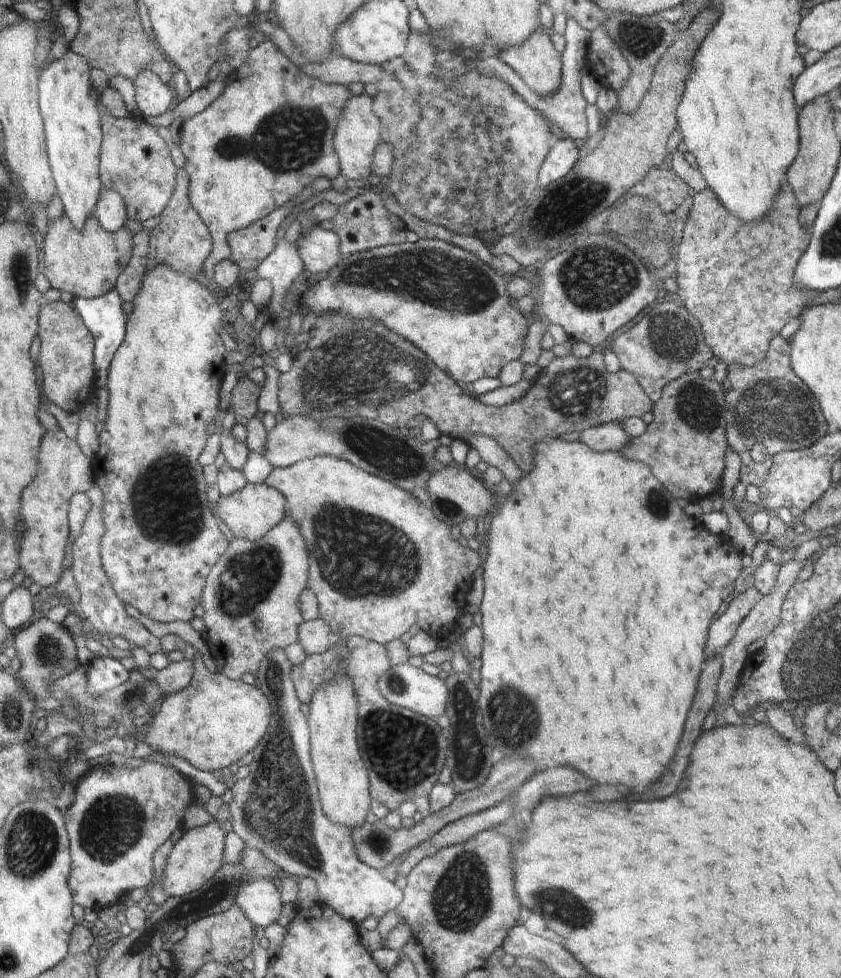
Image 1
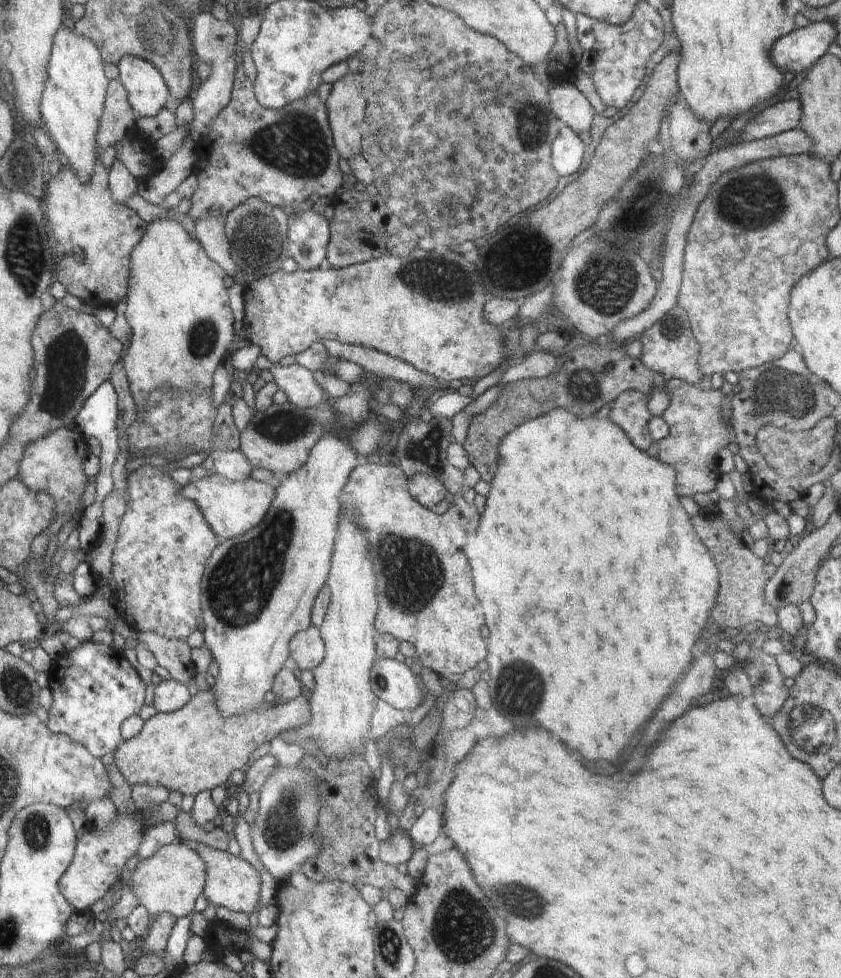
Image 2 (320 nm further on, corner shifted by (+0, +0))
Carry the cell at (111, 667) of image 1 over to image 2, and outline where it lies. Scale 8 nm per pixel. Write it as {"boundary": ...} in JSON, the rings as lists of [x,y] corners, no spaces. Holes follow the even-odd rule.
{"boundary":[[[91,639],[52,660],[48,677],[53,700],[47,711],[48,728],[82,743],[99,759],[122,744],[122,723],[138,715],[144,706],[146,686],[125,654],[118,654],[109,645],[96,644]]]}

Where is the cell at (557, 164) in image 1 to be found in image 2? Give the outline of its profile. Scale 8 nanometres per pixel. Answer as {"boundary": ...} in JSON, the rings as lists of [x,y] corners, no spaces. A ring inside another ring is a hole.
{"boundary":[[[564,127],[556,137],[556,146],[552,146],[552,158],[556,158],[556,171],[562,176],[572,176],[585,160],[587,148],[578,132],[570,127]]]}

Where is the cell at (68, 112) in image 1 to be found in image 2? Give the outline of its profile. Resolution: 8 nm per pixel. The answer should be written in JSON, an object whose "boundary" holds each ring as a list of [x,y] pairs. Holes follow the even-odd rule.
{"boundary":[[[66,25],[55,34],[54,48],[49,56],[48,76],[39,102],[40,116],[44,130],[57,146],[57,153],[62,152],[69,161],[67,166],[79,174],[81,181],[87,181],[95,172],[96,133],[109,89],[102,66],[102,51],[91,38]]]}

